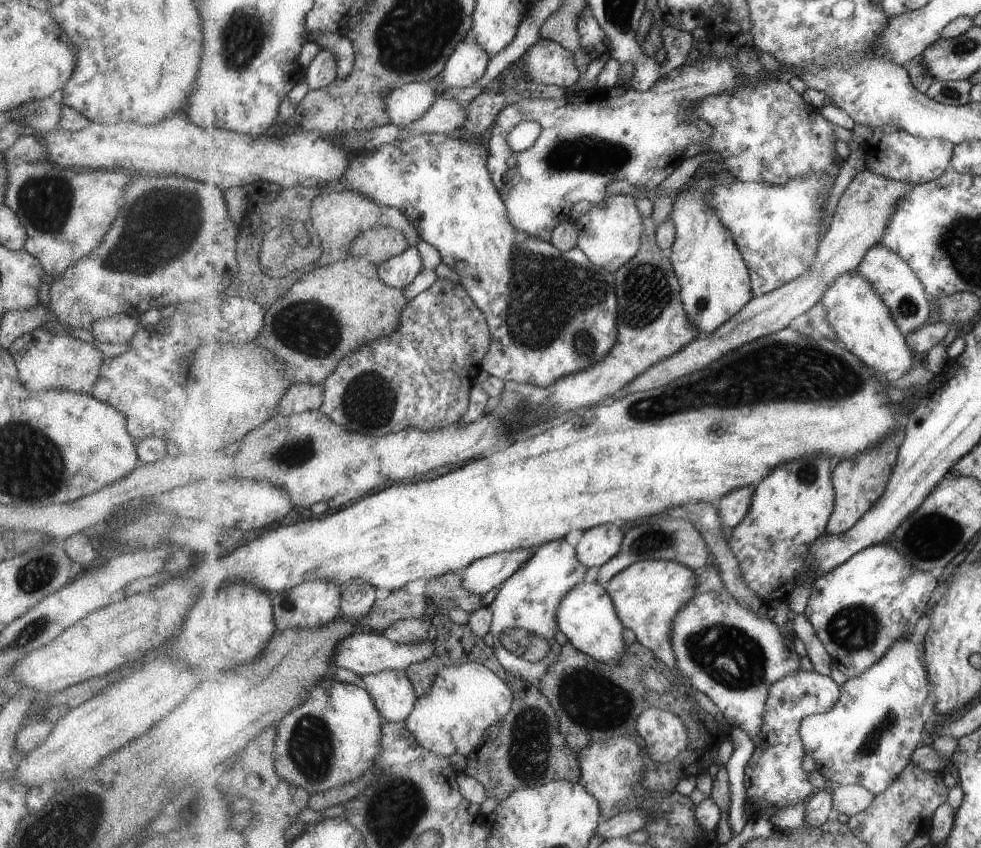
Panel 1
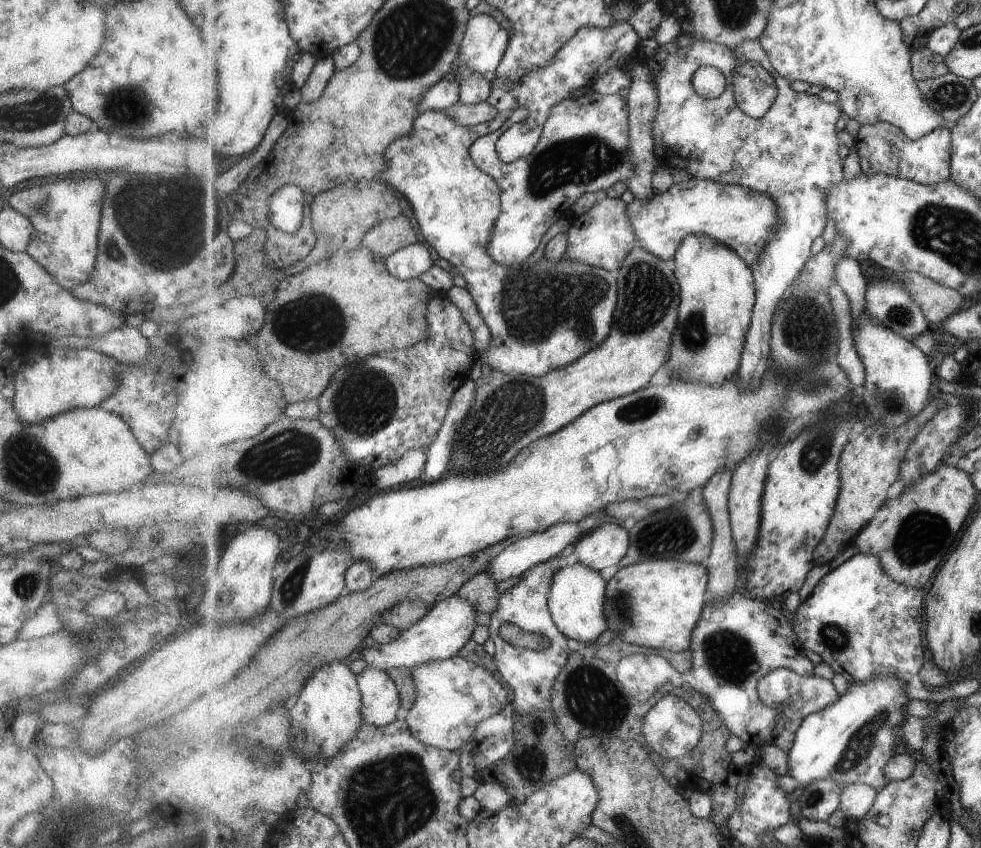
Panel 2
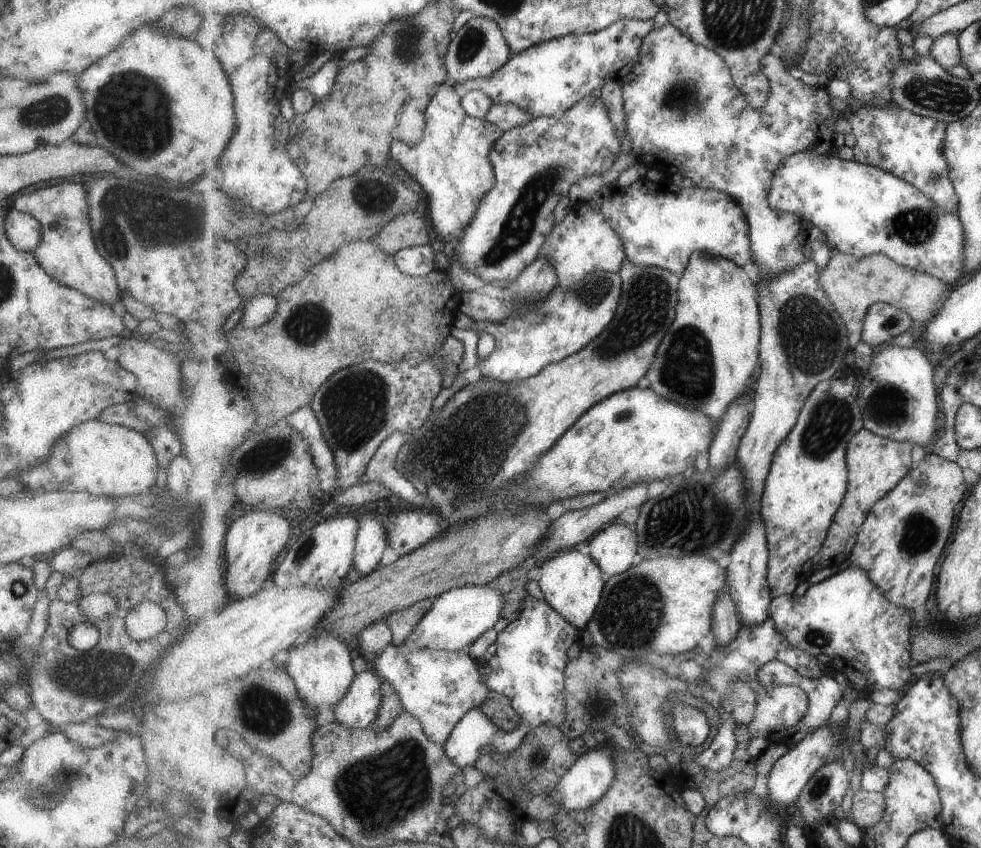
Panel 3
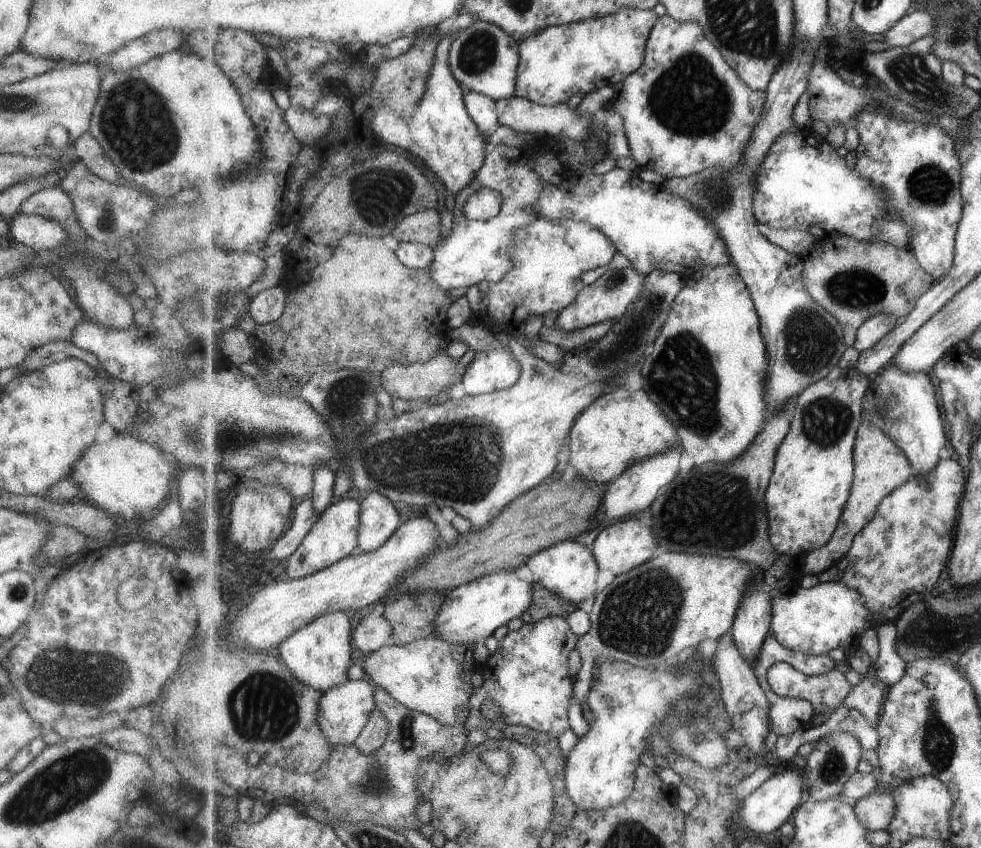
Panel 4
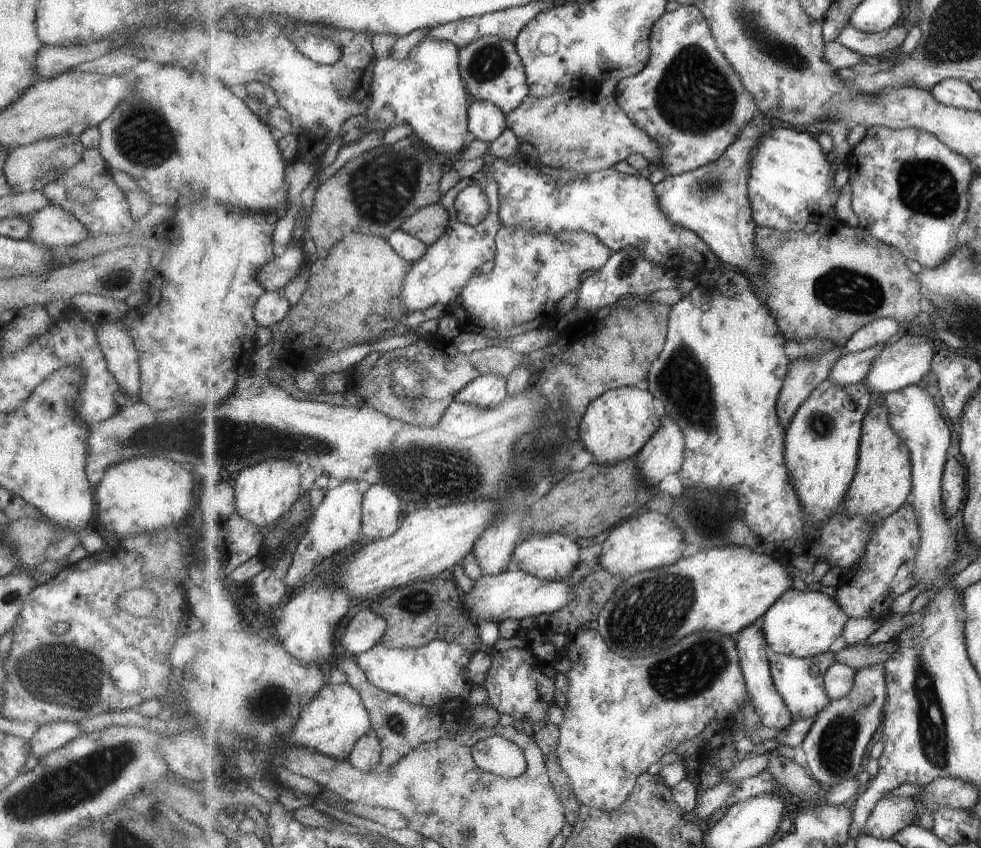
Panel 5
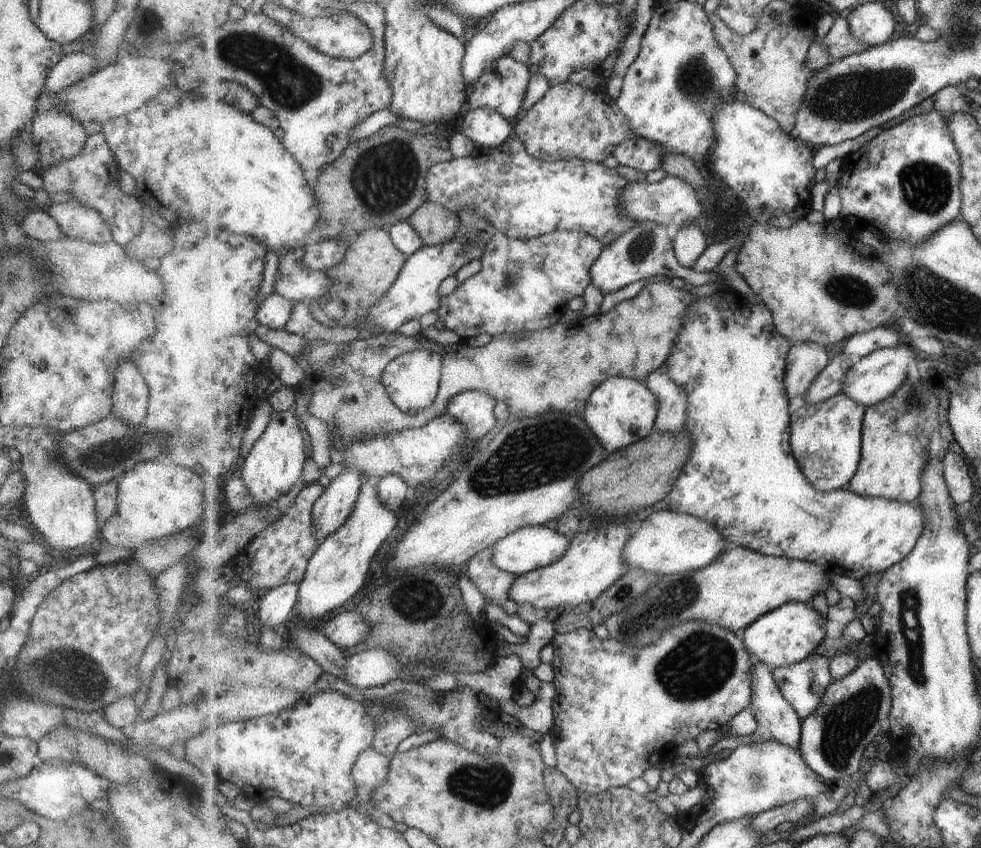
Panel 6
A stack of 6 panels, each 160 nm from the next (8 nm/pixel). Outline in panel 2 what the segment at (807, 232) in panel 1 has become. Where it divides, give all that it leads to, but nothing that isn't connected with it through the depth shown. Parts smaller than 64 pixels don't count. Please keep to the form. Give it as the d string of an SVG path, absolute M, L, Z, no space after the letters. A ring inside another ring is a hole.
M703 179L673 184L667 192L656 193L653 200L635 197L631 204L627 204L627 214L631 216L638 246L661 260L675 260L675 254L685 244L687 236L703 234L731 248L751 268L758 264L759 256L775 236L775 228L779 228L781 222L779 204L769 194Z

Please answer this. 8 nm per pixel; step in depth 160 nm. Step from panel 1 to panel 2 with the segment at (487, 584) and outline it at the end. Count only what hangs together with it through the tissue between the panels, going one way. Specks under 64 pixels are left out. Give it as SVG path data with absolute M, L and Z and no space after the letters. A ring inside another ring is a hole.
M590 519L583 523L559 522L558 524L553 524L553 526L546 531L535 532L531 534L531 536L527 536L527 538L521 538L521 540L517 540L515 543L509 544L507 547L503 547L503 552L501 552L495 560L491 560L491 566L487 568L487 572L483 573L493 576L493 578L495 578L495 580L499 580L499 582L509 580L509 578L521 578L529 572L531 568L537 568L539 564L549 562L549 560L552 560L554 557L560 556L561 552L563 552L567 546L576 544L576 542L584 535L586 527L590 526L590 522Z

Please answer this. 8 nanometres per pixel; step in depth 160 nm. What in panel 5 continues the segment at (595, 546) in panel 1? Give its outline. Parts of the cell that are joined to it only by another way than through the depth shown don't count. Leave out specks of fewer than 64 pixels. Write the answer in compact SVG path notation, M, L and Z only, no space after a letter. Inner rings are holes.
M640 512L637 517L621 522L608 534L602 548L599 568L614 575L626 574L627 577L673 564L686 556L683 534L666 515L659 512Z

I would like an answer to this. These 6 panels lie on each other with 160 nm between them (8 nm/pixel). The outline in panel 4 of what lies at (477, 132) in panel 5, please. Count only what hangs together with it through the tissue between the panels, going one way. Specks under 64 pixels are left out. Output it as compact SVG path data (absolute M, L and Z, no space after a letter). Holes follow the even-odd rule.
M468 91L465 102L471 118L484 133L491 134L499 126L499 115L494 98L477 91Z

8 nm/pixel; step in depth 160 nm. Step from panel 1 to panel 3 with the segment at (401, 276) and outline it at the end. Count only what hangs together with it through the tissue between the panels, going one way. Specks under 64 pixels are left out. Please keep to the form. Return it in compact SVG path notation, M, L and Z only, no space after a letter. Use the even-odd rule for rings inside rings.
M413 246L394 256L399 269L410 276L425 277L435 271L435 248L433 246Z

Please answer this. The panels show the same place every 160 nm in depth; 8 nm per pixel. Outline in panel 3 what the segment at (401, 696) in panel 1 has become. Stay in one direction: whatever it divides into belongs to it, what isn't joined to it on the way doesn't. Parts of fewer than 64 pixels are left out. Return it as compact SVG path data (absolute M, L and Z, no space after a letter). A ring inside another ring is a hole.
M365 670L356 675L347 695L335 706L334 722L352 731L367 730L377 720L382 703L382 679L375 672Z

